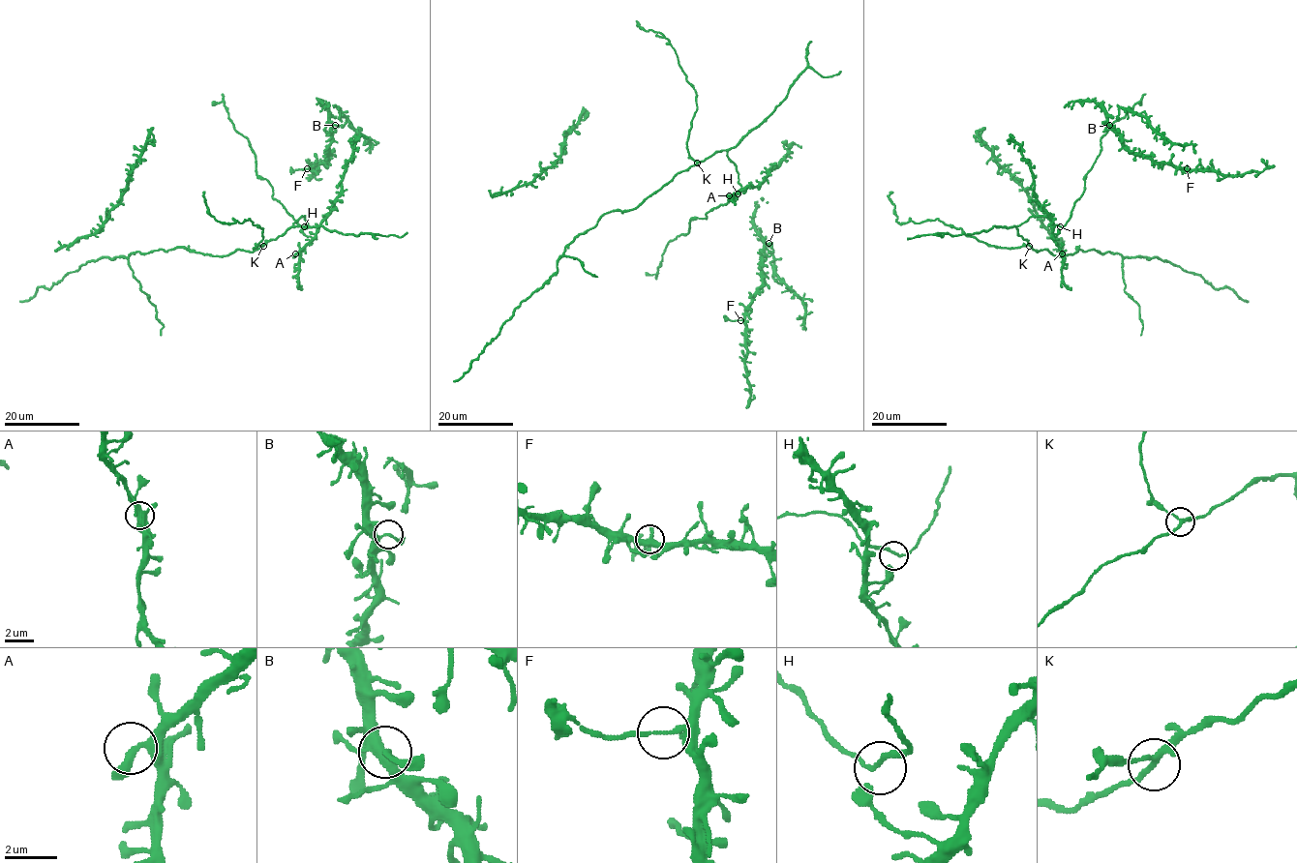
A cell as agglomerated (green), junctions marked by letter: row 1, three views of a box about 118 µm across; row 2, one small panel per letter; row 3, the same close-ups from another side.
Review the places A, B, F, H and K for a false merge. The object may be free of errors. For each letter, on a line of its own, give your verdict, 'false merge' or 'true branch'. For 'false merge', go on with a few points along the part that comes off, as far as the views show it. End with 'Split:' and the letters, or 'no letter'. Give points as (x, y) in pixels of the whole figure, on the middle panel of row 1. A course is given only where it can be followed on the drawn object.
A: true branch
B: true branch
F: false merge; foreign part runs (740, 320), (730, 321), (725, 317)
H: true branch
K: true branch
Split: F

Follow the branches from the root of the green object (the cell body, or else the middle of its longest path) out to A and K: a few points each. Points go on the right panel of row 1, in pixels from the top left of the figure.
A: (1055, 224), (1060, 226), (1053, 239), (1062, 253)
K: (1055, 224), (1041, 216), (1031, 217), (1018, 224), (1017, 233), (1029, 246)

